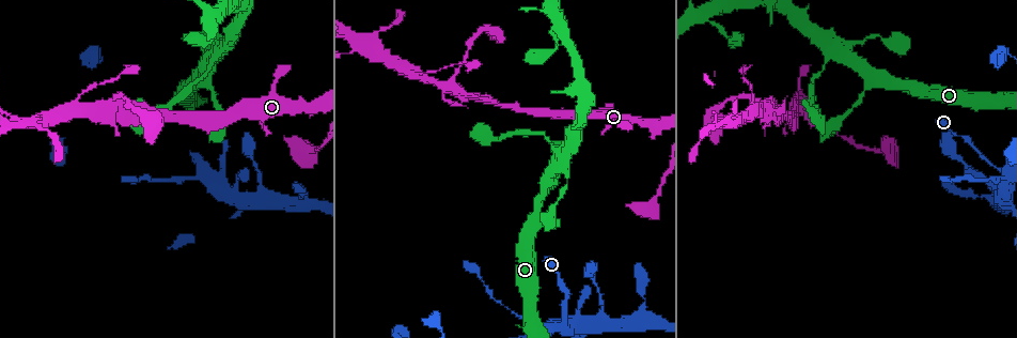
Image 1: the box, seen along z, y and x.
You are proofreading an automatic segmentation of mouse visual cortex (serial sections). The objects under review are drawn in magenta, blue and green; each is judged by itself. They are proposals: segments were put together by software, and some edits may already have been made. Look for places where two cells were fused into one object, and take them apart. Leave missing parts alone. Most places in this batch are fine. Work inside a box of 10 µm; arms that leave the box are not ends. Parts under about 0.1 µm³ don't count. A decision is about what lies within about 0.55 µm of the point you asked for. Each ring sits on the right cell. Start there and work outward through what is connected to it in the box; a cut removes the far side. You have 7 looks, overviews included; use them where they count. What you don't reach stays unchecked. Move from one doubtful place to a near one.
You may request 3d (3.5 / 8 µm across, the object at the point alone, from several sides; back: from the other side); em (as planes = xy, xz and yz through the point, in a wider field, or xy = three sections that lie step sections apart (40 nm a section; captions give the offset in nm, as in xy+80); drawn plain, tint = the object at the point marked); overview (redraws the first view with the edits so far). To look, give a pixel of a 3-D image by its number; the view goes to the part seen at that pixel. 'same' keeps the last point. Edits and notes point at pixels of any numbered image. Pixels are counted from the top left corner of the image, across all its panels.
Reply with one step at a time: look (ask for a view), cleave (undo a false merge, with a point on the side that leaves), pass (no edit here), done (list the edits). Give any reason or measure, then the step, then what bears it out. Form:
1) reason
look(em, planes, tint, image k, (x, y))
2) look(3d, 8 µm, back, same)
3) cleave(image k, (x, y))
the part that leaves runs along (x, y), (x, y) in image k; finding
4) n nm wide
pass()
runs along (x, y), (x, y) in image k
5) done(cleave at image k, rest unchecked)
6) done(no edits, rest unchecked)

look(3d, 3.5 µm, image 1, (208, 66))

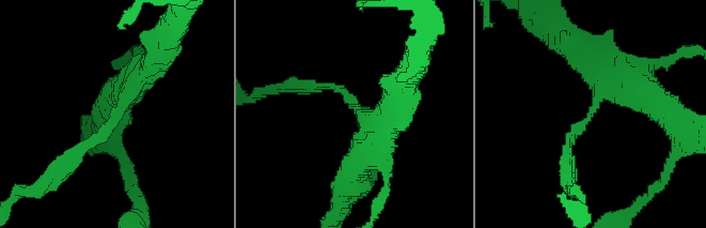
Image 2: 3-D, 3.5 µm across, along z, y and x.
arms of 150, 450 nm; need the tissue
look(em, planes, tint, image 2, (355, 110))

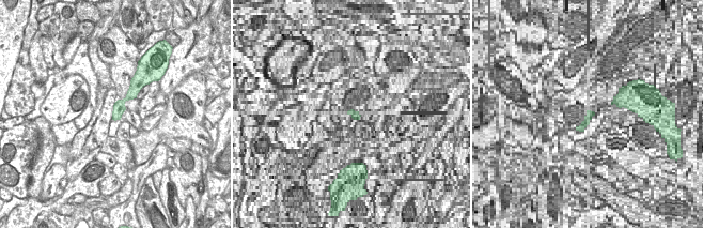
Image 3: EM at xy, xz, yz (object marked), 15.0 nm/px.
pass()
runs along (133, 89), (119, 106), (114, 117) in image 3; continuous, no second cell

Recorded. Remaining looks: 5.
two arms in line, one across
look(3d, 8 µm, image 1, (462, 96))

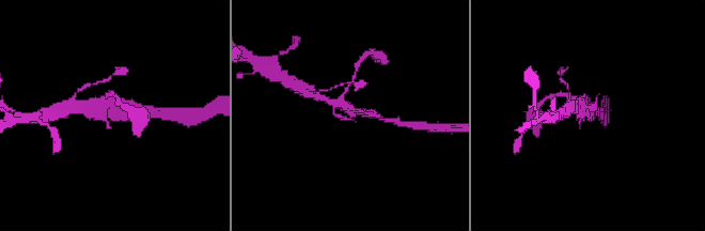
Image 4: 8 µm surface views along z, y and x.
look(3d, 3.5 µm, same)

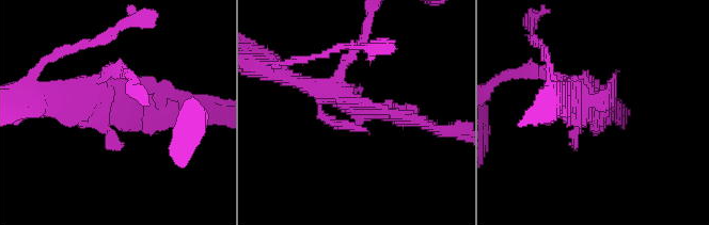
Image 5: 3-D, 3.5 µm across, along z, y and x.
look(em, xy, step 3, tint, image 5, (119, 109))

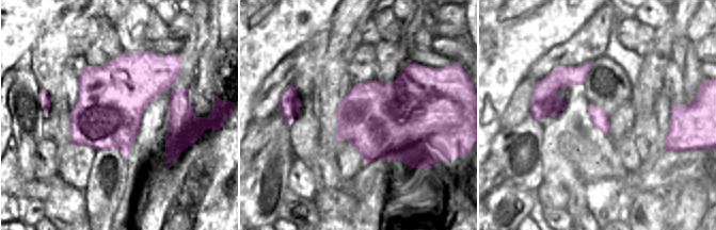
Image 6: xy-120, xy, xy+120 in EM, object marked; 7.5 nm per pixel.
600 nm wide
pass()
runs along (424, 123), (362, 114), (296, 79) in image 5; continuous, no second cell

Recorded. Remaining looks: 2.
look(3d, 3.5 µm, image 1, (727, 121))

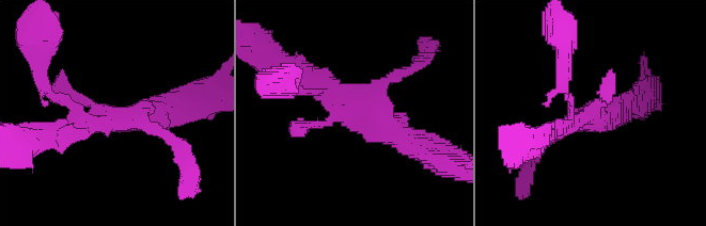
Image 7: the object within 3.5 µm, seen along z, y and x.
need the tissue
look(em, xy, step 5, tint, image 7, (131, 117))

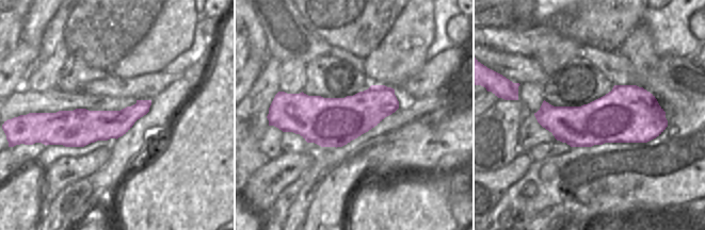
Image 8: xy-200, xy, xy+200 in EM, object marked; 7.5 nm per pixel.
pass()
runs along (148, 102), (119, 122), (49, 118) in image 8; all the same cell

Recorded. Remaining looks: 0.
done(no edits, rest unchecked)

